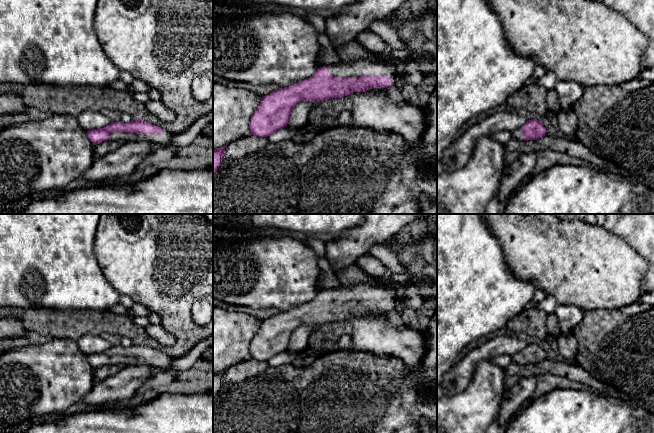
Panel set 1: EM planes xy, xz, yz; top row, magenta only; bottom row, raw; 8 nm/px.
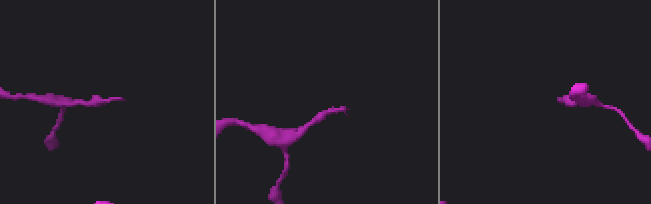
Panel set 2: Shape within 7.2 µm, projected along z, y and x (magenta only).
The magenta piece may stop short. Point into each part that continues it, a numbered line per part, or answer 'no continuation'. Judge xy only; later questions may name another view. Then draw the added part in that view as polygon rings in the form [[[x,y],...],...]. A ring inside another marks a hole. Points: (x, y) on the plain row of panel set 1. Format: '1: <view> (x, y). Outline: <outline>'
1: xy (163, 363). Outline: [[[164,355],[161,358],[136,358],[126,356],[113,356],[109,359],[107,365],[132,365],[139,363],[149,364],[154,370],[169,370],[173,363],[173,358]]]

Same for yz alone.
1: yz (517, 358). Outline: [[[518,352],[512,356],[512,362],[524,365],[521,352]]]

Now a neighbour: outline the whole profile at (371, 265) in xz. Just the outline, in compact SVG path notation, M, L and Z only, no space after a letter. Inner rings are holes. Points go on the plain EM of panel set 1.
M366 254L358 258L354 265L362 268L366 273L373 277L390 276L390 270L377 258Z

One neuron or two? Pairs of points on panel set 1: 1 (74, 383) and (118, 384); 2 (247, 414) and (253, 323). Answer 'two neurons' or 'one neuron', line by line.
1: two neurons
2: two neurons

